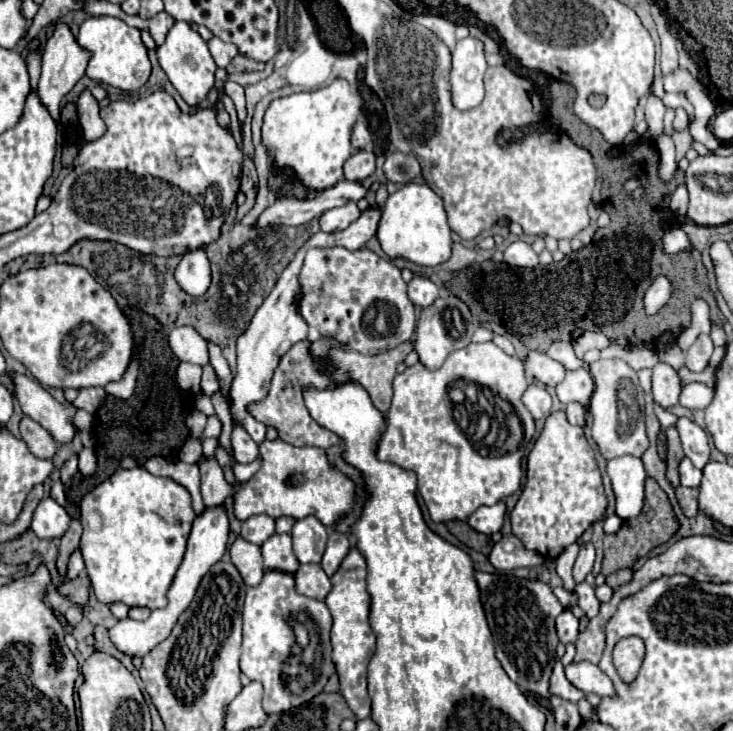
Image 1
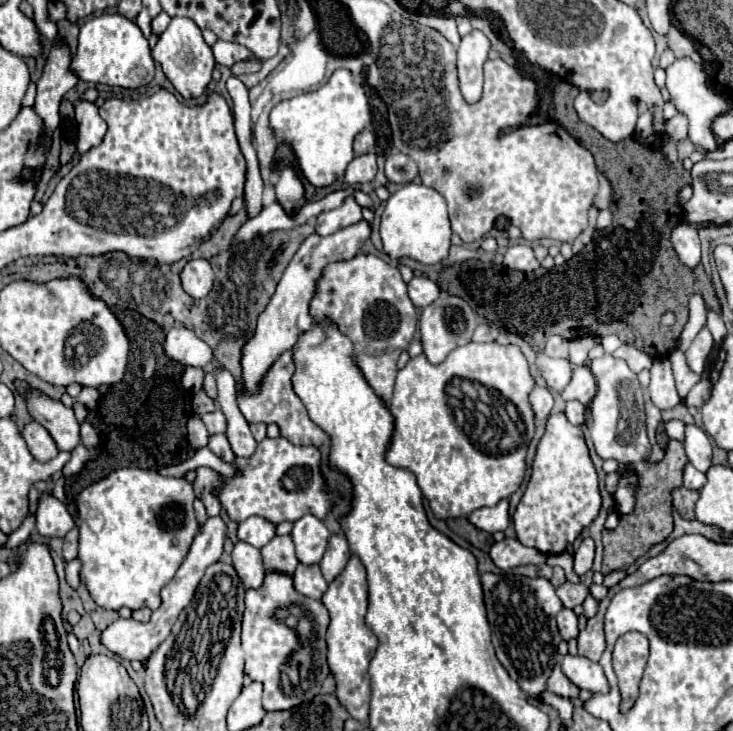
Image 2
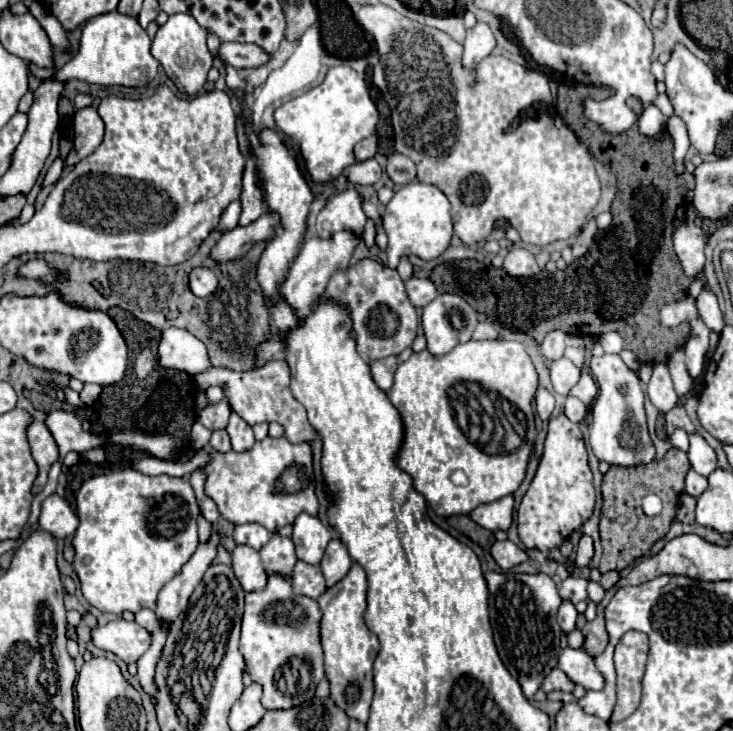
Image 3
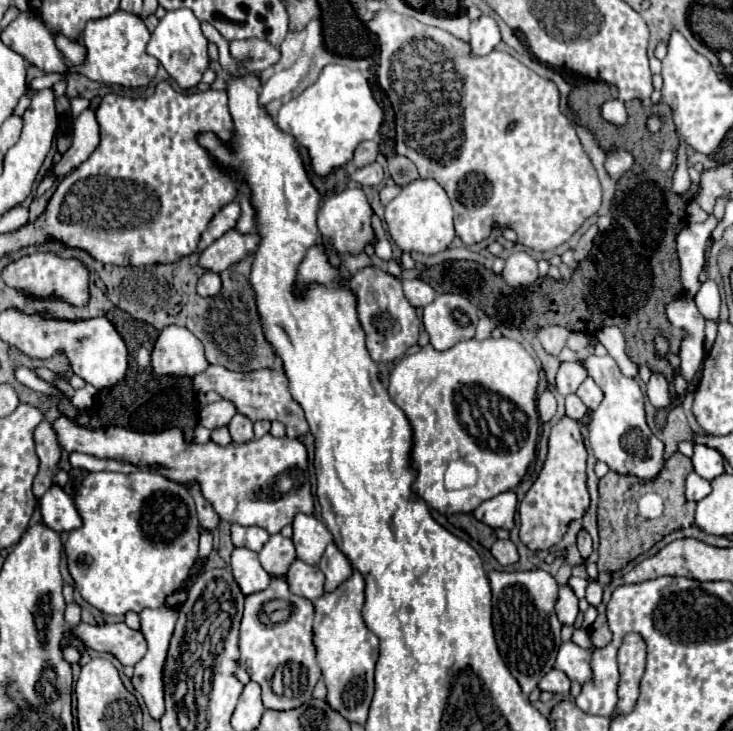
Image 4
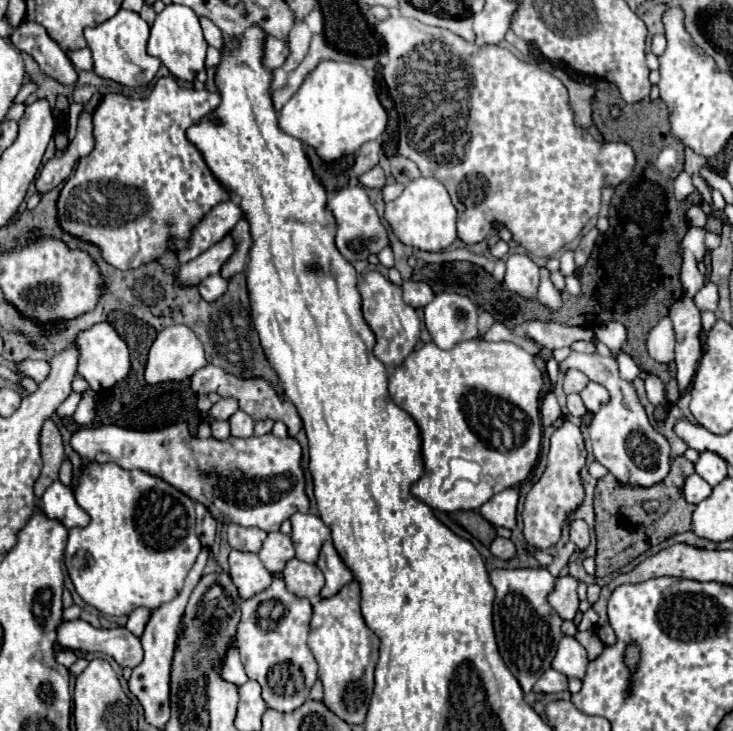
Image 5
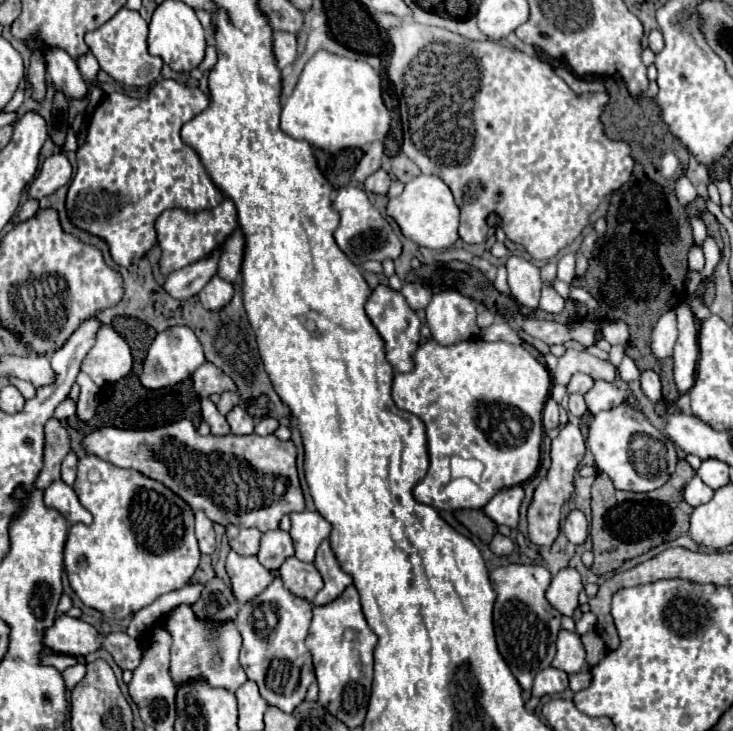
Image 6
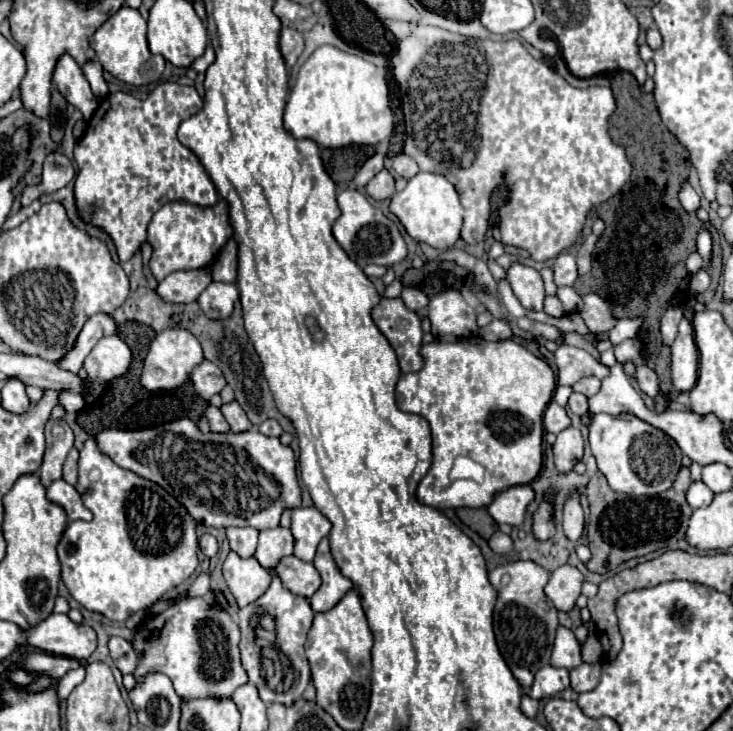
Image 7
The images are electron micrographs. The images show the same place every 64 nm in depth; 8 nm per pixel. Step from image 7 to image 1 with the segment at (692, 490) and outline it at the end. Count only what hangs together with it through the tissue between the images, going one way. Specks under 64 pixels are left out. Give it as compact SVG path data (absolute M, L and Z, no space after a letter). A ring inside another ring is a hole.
M682 458L680 466L678 466L678 474L680 474L680 484L682 486L700 486L702 470L694 468L692 462L688 462L688 458Z

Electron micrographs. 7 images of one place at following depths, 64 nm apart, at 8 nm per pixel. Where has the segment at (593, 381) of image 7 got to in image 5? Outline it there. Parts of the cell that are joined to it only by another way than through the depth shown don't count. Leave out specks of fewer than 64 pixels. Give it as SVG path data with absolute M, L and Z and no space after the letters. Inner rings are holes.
M566 370L564 372L564 378L562 378L562 388L566 394L572 394L572 392L580 392L584 386L588 384L588 376L580 370Z

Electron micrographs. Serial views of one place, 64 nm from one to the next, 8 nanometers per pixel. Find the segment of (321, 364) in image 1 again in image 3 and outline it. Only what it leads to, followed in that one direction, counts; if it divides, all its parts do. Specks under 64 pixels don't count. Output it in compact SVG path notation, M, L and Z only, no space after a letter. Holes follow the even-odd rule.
M388 356L388 358L380 358L376 362L368 362L370 366L370 374L376 382L376 386L382 390L382 392L390 392L392 388L392 382L394 382L394 372L396 372L396 356ZM286 358L270 360L262 368L250 370L250 372L232 372L232 370L226 370L226 368L210 368L210 370L196 376L196 384L200 386L200 390L206 390L212 384L222 386L228 402L232 404L232 408L250 426L258 424L258 422L278 422L284 428L284 436L292 444L312 442L320 436L320 434L316 434L316 430L308 422L304 406L298 404L298 400L290 394L290 370L288 370Z

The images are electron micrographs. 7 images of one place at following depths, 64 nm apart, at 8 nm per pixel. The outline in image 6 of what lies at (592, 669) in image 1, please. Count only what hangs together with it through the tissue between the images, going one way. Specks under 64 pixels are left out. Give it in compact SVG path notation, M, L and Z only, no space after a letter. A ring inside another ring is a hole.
M560 630L552 666L558 670L564 670L566 674L576 674L576 672L582 672L584 664L586 664L586 652L578 634Z

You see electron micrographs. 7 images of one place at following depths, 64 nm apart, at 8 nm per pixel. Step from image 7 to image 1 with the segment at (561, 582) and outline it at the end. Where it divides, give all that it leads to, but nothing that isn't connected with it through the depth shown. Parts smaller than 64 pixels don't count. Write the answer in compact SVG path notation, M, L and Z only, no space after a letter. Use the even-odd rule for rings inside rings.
M564 610L558 618L556 618L556 632L562 644L570 644L576 642L578 638L578 620L574 618L574 614L570 610Z

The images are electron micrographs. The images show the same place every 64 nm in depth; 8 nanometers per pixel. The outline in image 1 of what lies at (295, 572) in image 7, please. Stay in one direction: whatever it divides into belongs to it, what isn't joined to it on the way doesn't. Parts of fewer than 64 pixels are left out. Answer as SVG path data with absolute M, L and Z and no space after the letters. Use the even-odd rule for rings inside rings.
M302 564L294 574L294 578L296 578L296 590L308 598L324 600L332 590L332 582L324 574L320 564Z

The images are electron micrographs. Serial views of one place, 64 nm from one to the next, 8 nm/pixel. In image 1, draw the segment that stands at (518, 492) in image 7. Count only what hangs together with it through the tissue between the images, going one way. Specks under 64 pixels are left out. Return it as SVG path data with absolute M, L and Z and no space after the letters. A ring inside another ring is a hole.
M498 502L494 506L480 506L470 518L468 518L468 526L472 526L472 530L480 532L480 534L494 534L502 528L504 524L504 514L506 514L506 506L504 502Z

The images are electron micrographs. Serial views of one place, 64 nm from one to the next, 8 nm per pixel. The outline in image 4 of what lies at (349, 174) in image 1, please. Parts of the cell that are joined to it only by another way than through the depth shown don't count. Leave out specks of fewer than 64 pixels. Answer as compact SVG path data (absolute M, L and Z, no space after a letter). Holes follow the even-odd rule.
M372 162L364 168L356 168L352 174L350 174L350 180L362 184L362 186L378 186L382 182L382 166L378 162Z

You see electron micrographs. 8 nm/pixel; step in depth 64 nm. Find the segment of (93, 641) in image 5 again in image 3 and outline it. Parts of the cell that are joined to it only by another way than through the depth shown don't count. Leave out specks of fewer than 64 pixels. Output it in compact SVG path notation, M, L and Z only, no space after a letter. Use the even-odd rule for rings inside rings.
M124 618L112 620L106 626L92 630L92 640L98 648L114 652L126 664L136 662L152 644L152 634L138 626L136 622L126 622Z

